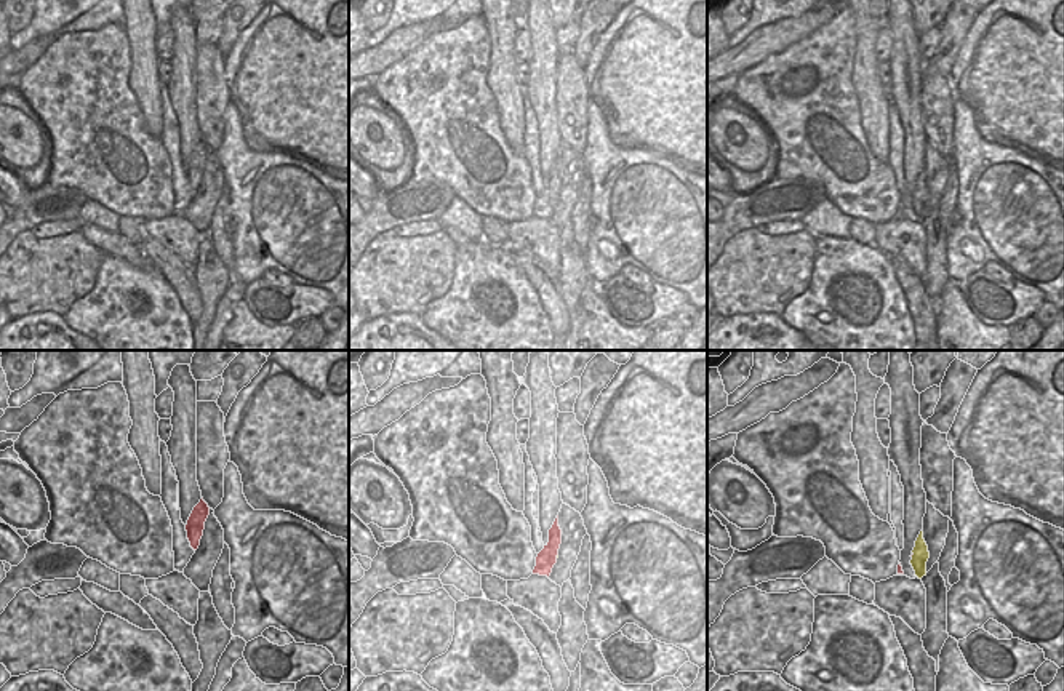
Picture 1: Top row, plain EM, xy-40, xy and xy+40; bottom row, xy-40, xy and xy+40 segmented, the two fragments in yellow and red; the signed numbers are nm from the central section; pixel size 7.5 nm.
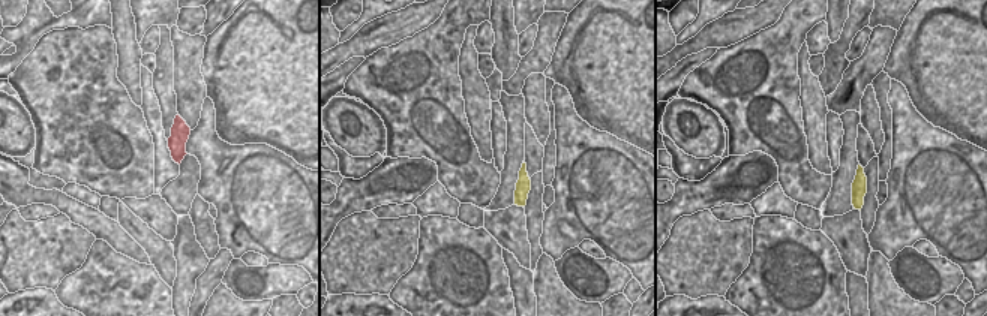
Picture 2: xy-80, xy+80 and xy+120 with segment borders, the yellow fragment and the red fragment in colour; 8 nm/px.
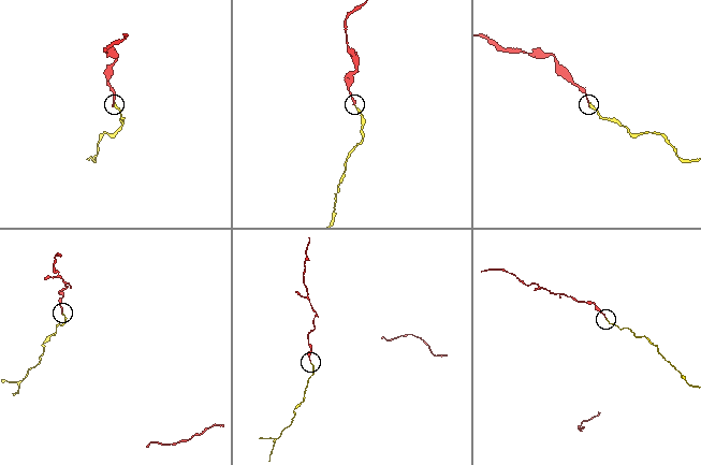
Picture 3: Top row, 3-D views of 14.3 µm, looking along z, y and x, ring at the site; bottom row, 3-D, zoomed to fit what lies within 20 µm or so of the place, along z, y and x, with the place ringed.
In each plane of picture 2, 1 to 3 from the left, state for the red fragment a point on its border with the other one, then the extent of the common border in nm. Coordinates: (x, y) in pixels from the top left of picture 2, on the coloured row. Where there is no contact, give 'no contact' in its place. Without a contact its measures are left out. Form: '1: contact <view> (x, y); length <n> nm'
1: no contact
2: no contact
3: no contact

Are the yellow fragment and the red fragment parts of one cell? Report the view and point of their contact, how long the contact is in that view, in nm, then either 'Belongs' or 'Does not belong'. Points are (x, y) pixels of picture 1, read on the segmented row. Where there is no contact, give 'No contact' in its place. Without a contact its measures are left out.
Touches yellow at xy+40 (912, 552). Shared border 40 nm. Belongs.

